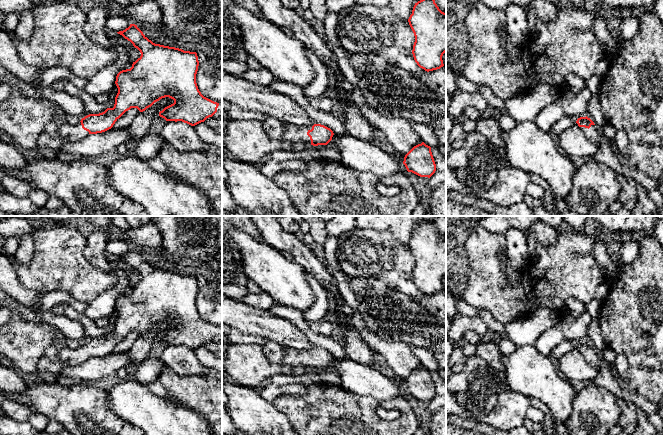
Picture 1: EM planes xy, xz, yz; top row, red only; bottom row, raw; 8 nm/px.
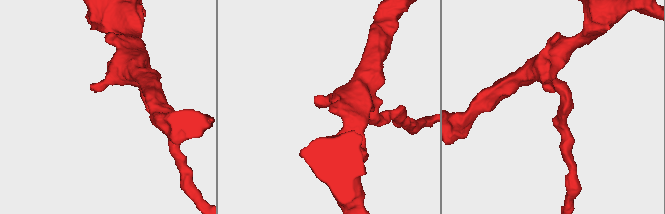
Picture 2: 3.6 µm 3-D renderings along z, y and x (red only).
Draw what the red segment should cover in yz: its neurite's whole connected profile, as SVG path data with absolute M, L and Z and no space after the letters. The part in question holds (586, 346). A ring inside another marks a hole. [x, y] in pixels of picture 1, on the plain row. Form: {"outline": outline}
{"outline": "M587 340L580 341L577 343L576 347L587 362L595 365L598 368L600 367L600 358L598 357L594 346L590 342Z"}

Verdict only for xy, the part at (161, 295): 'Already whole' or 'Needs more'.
Needs more

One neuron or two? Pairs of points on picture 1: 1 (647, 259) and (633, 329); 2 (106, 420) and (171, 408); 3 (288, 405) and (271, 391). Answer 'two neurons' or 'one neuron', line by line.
1: one neuron
2: two neurons
3: two neurons

